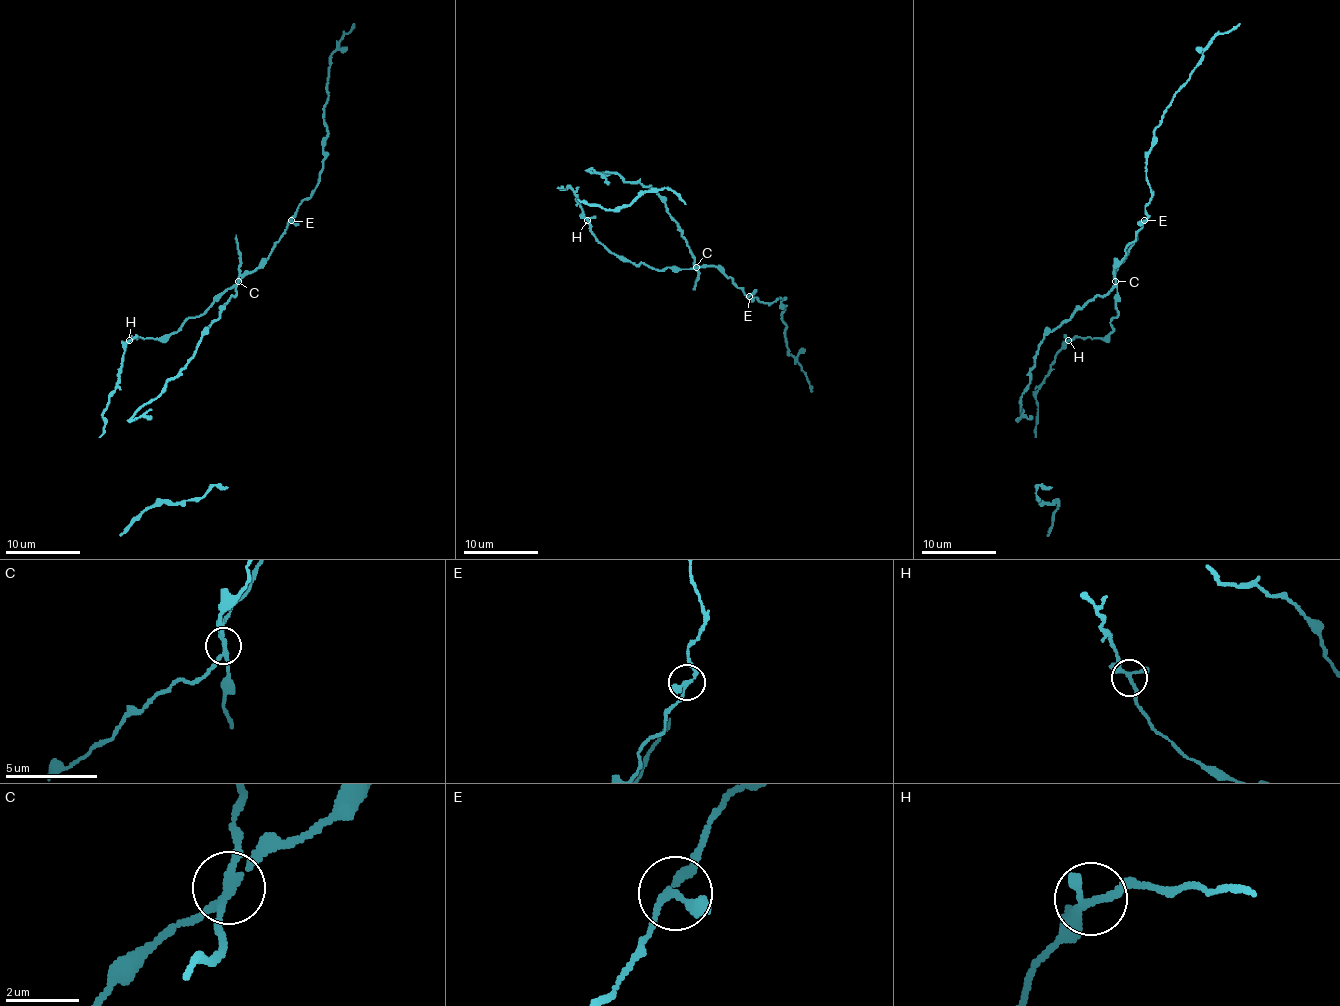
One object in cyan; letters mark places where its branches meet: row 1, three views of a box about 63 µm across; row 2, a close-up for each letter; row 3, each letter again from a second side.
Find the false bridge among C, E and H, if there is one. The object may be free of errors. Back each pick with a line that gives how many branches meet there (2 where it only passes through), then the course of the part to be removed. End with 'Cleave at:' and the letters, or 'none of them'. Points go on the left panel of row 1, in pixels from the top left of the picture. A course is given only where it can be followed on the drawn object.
C: Branches: 4
Cleave at: C

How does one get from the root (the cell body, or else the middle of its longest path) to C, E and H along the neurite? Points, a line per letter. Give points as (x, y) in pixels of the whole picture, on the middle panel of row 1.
C: (690, 250), (695, 266)
E: (690, 250), (695, 266), (716, 266), (749, 296)
H: (690, 250), (693, 259), (691, 268), (658, 270), (643, 263), (636, 265), (611, 253), (595, 237), (587, 220)

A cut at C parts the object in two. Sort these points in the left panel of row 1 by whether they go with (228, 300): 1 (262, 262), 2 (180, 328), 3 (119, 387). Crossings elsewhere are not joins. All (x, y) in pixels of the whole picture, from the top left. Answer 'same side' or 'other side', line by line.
1: other side
2: other side
3: other side

